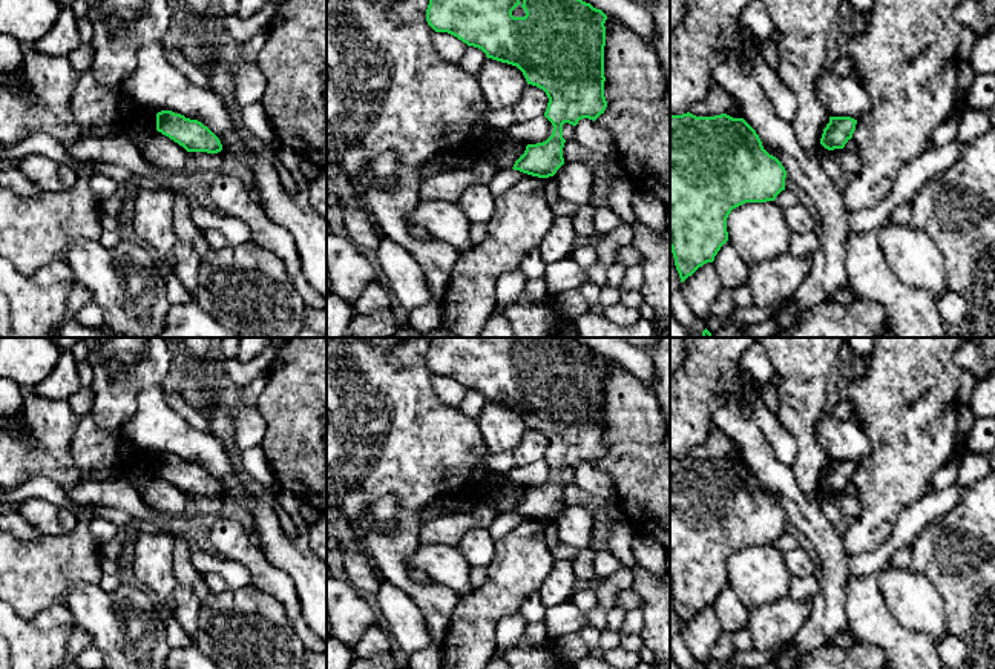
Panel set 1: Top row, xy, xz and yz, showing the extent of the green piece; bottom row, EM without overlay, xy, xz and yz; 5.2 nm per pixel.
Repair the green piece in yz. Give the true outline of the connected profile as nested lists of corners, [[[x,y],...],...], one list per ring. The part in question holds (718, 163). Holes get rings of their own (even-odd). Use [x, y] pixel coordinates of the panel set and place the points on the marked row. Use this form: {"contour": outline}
{"contour": [[[690,112],[670,115],[670,249],[681,282],[699,267],[713,262],[728,241],[727,218],[733,209],[745,203],[774,201],[785,190],[786,170],[770,155],[756,133],[744,120],[727,114],[696,117]]]}

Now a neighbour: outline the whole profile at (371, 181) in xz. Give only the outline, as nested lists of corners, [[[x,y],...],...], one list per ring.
[[[360,175],[353,180],[354,183],[360,183],[369,189],[389,189],[396,186],[394,180],[389,178],[379,178],[374,175]]]

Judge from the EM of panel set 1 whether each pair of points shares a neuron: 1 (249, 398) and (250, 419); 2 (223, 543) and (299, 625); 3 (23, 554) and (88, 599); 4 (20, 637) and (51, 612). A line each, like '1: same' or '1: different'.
1: same
2: same
3: different
4: different

